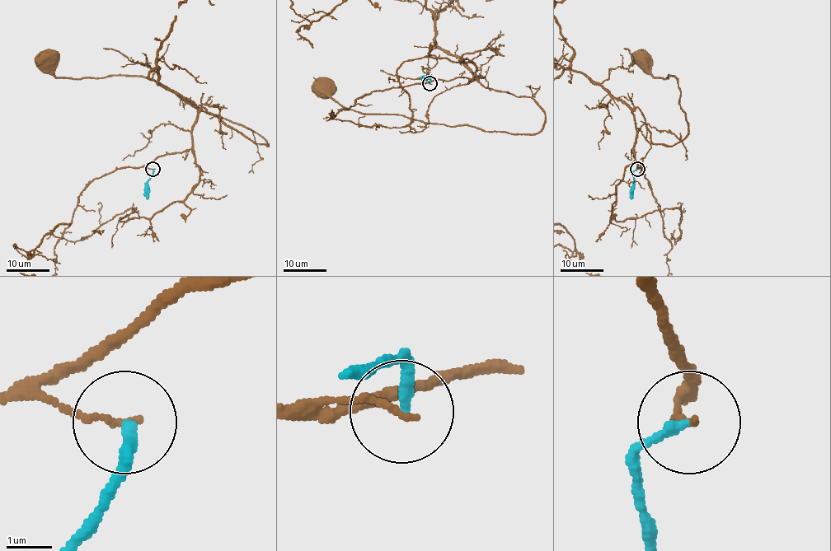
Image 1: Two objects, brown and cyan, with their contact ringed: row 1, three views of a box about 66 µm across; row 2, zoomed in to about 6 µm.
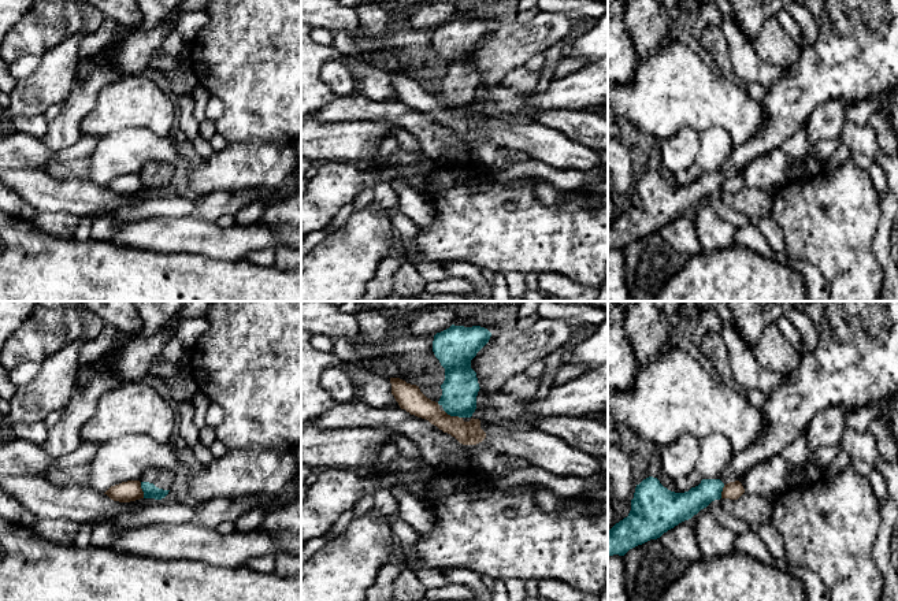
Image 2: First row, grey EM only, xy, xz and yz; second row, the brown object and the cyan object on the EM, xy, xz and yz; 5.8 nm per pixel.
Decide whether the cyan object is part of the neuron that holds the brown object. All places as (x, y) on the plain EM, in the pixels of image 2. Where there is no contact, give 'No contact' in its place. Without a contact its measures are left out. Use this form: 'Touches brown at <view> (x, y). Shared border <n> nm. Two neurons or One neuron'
Touches brown at xz (453, 110). Shared border 120 nm. Two neurons

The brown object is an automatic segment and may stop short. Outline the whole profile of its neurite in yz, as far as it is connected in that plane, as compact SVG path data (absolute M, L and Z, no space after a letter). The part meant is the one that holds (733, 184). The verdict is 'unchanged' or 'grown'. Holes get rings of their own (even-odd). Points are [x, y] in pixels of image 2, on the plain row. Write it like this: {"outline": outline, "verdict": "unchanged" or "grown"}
{"outline": "M739 174L724 178L721 192L738 193L745 186L745 182Z", "verdict": "unchanged"}

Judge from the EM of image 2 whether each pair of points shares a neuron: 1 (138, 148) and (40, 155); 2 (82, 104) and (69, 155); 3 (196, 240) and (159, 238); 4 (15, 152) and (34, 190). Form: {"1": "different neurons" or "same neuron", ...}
{"1": "different neurons", "2": "different neurons", "3": "same neuron", "4": "different neurons"}

